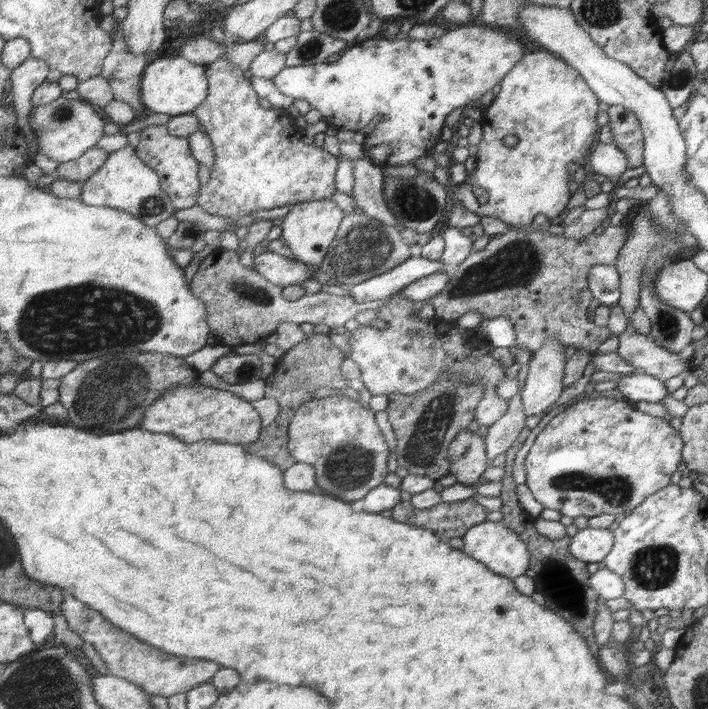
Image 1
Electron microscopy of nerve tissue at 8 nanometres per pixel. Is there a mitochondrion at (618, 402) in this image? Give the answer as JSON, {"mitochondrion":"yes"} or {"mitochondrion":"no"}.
{"mitochondrion":"no"}

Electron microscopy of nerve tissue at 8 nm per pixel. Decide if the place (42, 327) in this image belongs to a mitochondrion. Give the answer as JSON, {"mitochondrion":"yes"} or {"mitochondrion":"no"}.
{"mitochondrion":"yes"}

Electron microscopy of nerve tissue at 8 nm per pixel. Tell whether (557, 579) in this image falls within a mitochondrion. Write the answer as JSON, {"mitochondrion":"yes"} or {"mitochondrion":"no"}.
{"mitochondrion":"yes"}

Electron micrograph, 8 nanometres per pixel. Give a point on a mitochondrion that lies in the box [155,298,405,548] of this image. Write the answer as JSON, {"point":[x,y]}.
{"point":[349,466]}

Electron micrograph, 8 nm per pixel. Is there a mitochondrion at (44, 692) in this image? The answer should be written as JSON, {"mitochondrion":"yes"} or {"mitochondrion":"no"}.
{"mitochondrion":"yes"}

